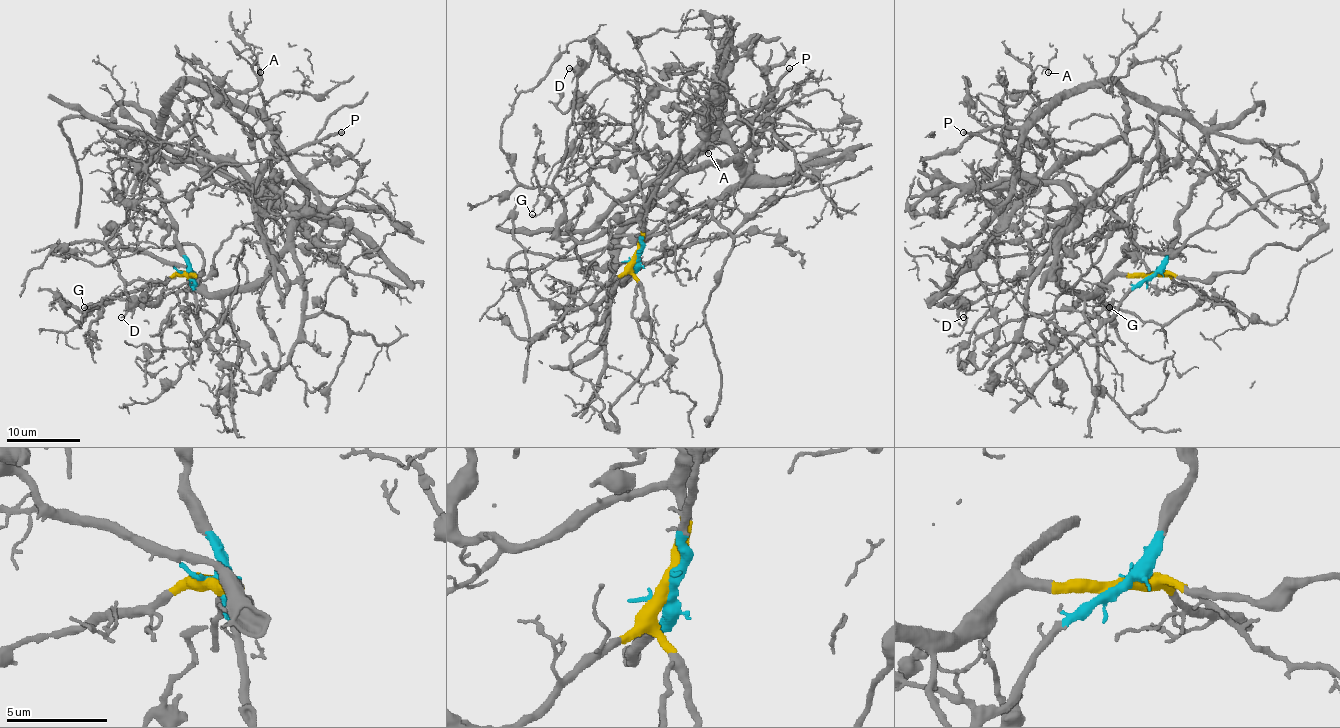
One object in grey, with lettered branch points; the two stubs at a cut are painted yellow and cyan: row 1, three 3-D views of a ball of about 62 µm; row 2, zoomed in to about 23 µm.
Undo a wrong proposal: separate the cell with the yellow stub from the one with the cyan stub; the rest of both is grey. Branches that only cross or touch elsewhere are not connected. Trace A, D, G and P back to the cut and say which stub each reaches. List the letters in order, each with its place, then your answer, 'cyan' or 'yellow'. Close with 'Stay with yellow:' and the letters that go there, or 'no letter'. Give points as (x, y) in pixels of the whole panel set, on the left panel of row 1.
A: place (260, 72); cyan
D: place (121, 317); yellow
G: place (84, 307); yellow
P: place (341, 132); yellow
Stay with yellow: D, G, P

